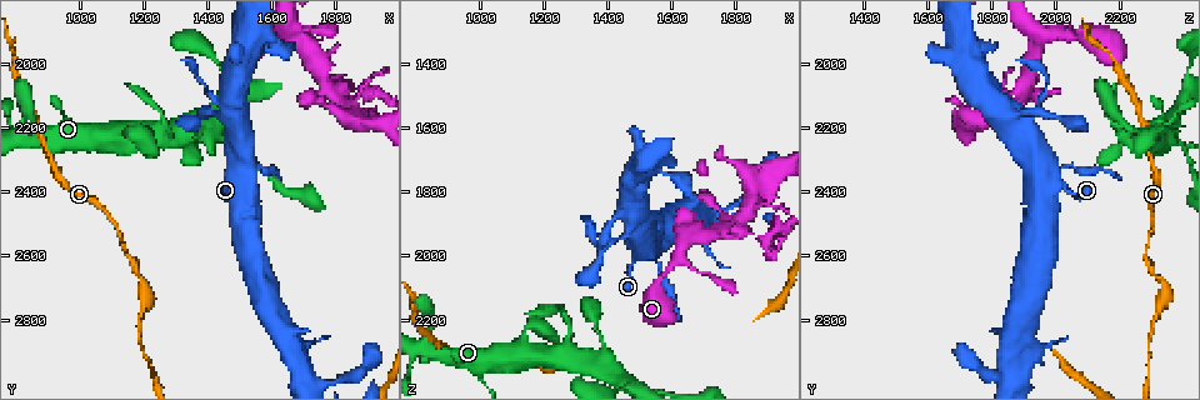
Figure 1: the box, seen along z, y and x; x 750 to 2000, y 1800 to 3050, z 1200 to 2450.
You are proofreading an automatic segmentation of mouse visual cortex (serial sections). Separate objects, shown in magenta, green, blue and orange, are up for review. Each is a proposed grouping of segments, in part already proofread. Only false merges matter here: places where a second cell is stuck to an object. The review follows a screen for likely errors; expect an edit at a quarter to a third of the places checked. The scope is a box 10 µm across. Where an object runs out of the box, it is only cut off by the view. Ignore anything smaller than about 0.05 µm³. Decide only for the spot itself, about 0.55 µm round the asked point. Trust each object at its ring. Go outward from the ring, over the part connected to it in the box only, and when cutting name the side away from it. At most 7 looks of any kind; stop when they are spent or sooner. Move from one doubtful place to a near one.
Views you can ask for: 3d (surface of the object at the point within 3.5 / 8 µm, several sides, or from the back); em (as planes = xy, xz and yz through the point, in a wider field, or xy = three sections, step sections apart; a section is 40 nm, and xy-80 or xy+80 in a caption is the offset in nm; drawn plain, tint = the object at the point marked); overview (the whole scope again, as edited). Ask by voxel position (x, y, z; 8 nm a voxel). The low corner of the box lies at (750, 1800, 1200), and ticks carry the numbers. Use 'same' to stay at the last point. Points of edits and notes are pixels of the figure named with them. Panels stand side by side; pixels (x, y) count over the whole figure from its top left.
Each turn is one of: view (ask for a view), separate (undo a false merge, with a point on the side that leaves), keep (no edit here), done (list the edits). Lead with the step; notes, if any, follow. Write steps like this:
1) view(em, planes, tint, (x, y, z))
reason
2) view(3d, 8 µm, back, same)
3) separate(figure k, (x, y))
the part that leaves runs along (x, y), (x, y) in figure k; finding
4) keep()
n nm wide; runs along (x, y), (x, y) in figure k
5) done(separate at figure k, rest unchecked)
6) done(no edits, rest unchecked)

view(3d, 3.5 µm, (1390, 2210, 2330))
four-way junction

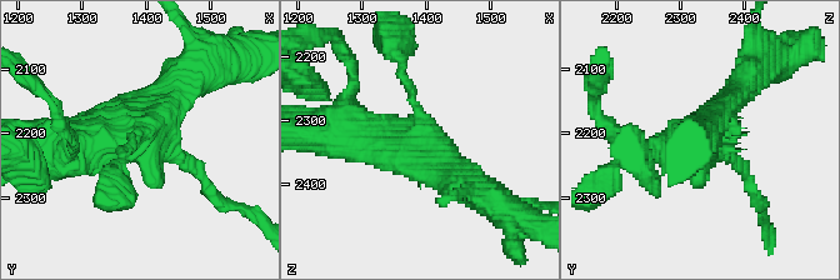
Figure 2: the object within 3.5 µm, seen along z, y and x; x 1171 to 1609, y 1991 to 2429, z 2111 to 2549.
view(em, xy, step 2, tint, (1390, 2210, 2335))

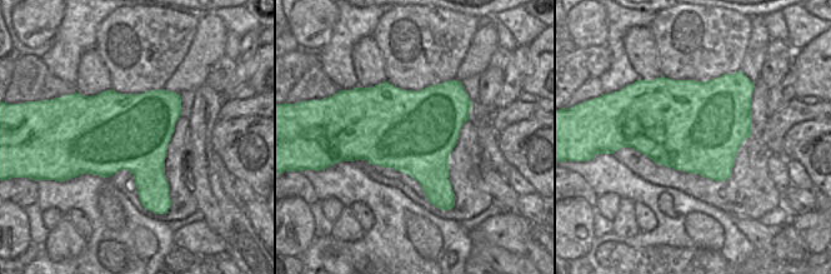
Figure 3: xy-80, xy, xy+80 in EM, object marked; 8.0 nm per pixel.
keep()
runs along (54, 144), (146, 140), (185, 83) in figure 2; continuous, no second cell

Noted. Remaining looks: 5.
view(3d, 3.5 µm, (830, 2230, 2290))
four arms meet

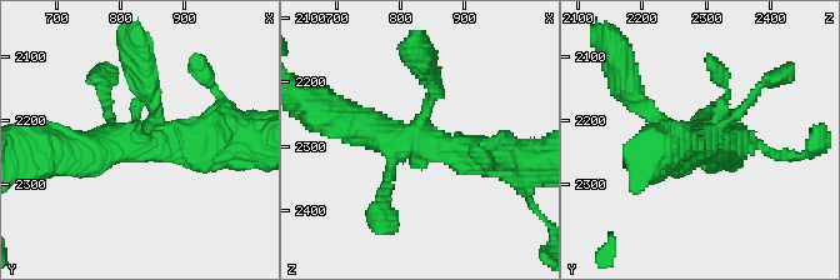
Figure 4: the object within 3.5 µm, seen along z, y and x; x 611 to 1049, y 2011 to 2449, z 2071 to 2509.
view(em, xy, step 3, tint, (830, 2225, 2290))

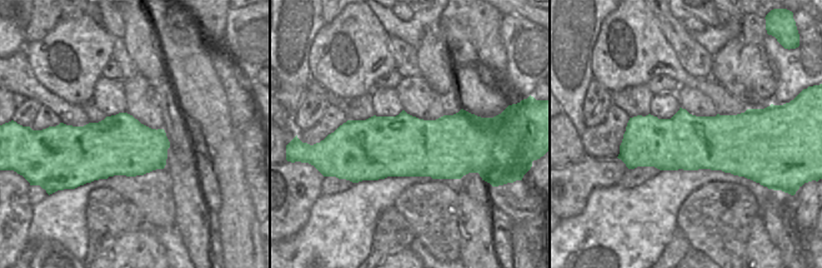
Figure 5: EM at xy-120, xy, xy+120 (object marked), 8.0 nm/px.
keep()
all the same cell

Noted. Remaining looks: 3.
view(3d, 8 µm, (1890, 2100, 1940))
abrupt turn

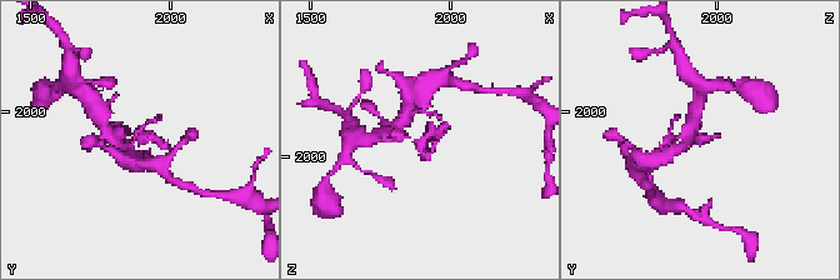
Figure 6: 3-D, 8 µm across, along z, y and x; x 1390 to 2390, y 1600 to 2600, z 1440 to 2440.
view(3d, 3.5 µm, back, same)

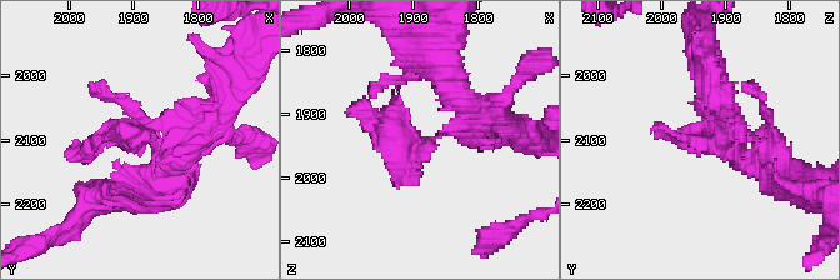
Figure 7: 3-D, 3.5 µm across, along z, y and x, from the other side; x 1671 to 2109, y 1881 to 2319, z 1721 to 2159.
view(em, planes, tint, (1880, 2095, 1945))
now the EM

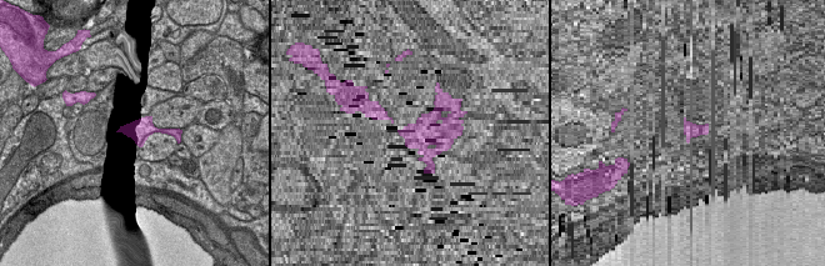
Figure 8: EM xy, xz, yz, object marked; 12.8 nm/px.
separate(figure 7, (686, 145))
two cells meet here

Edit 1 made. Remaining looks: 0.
done(separate at figure 7, rest unchecked)

